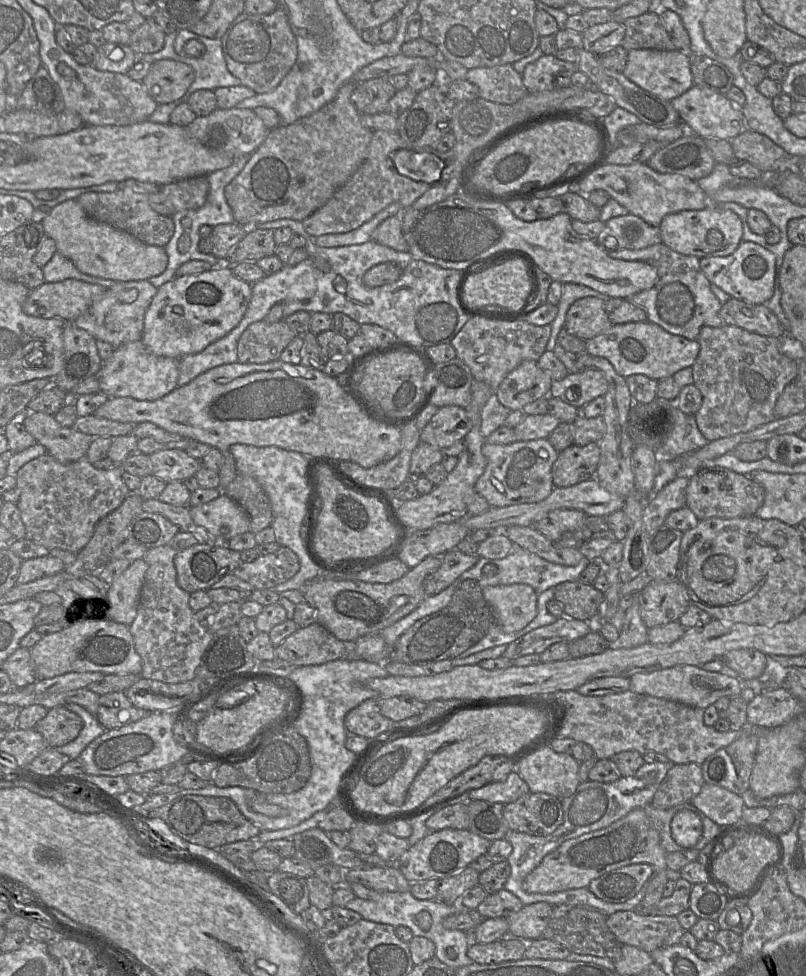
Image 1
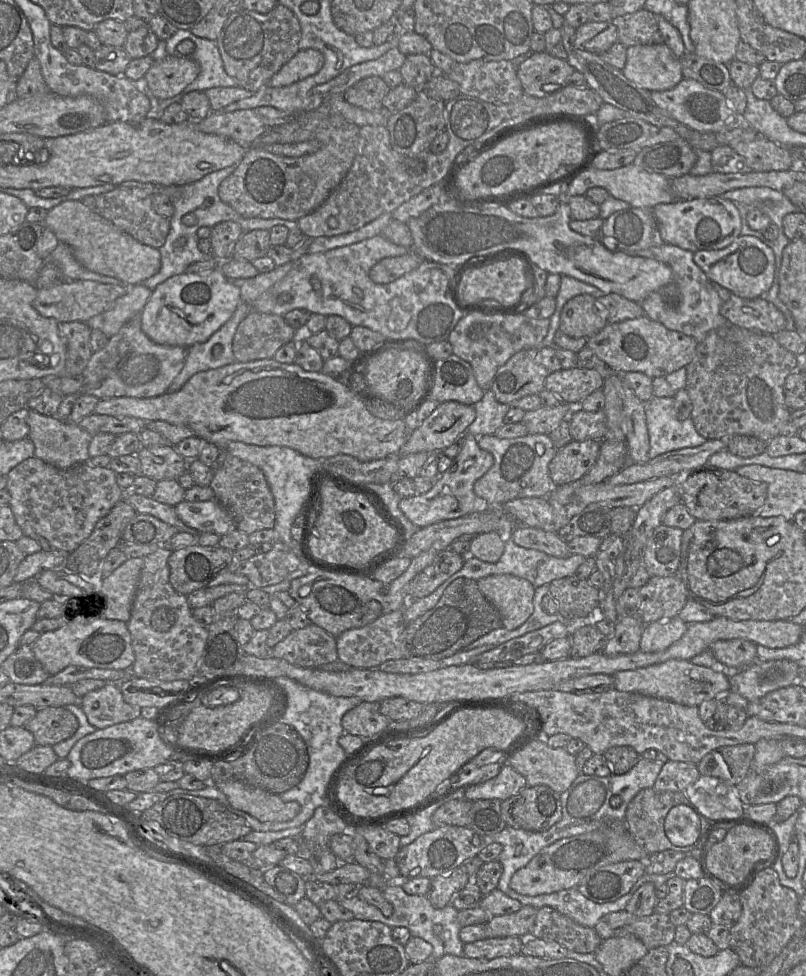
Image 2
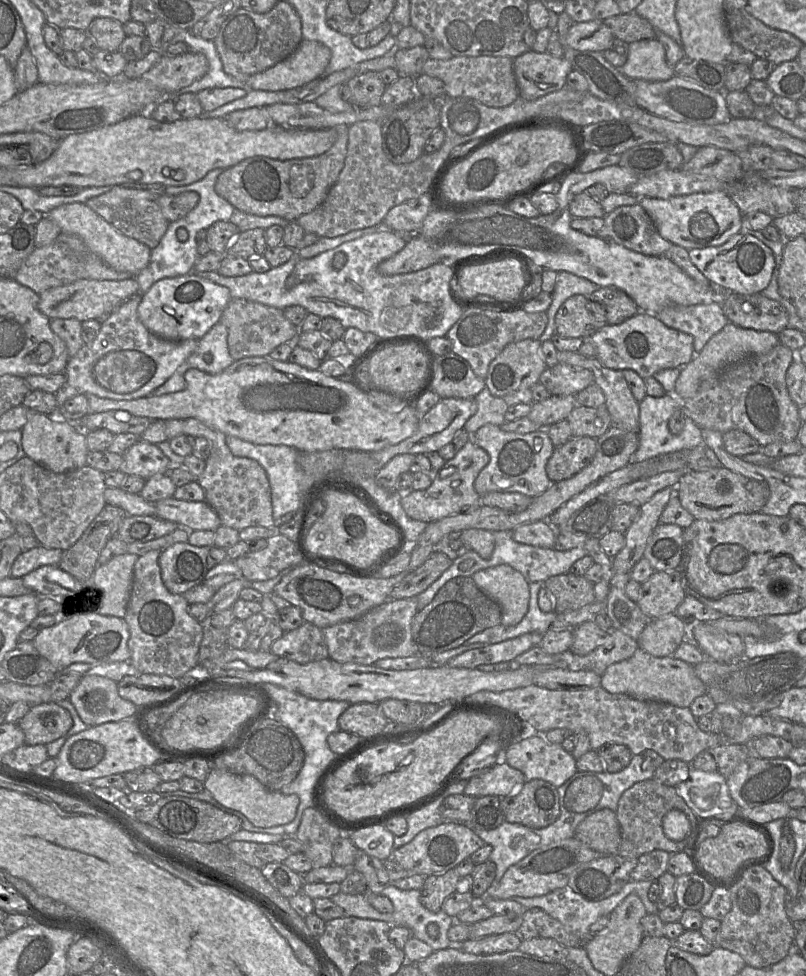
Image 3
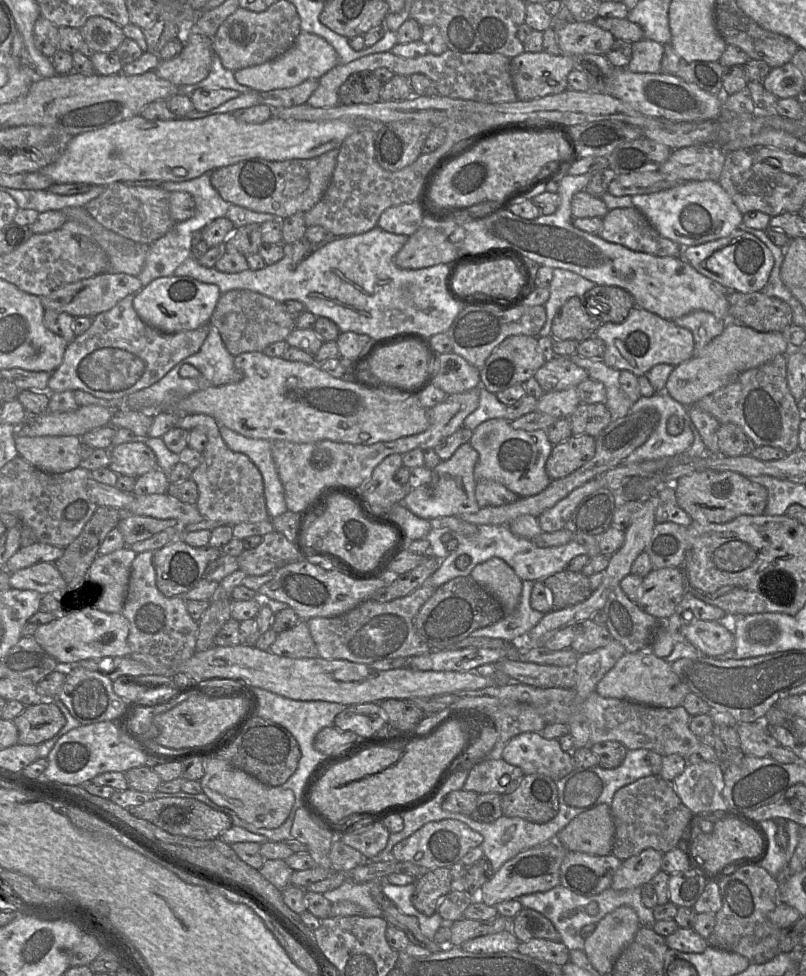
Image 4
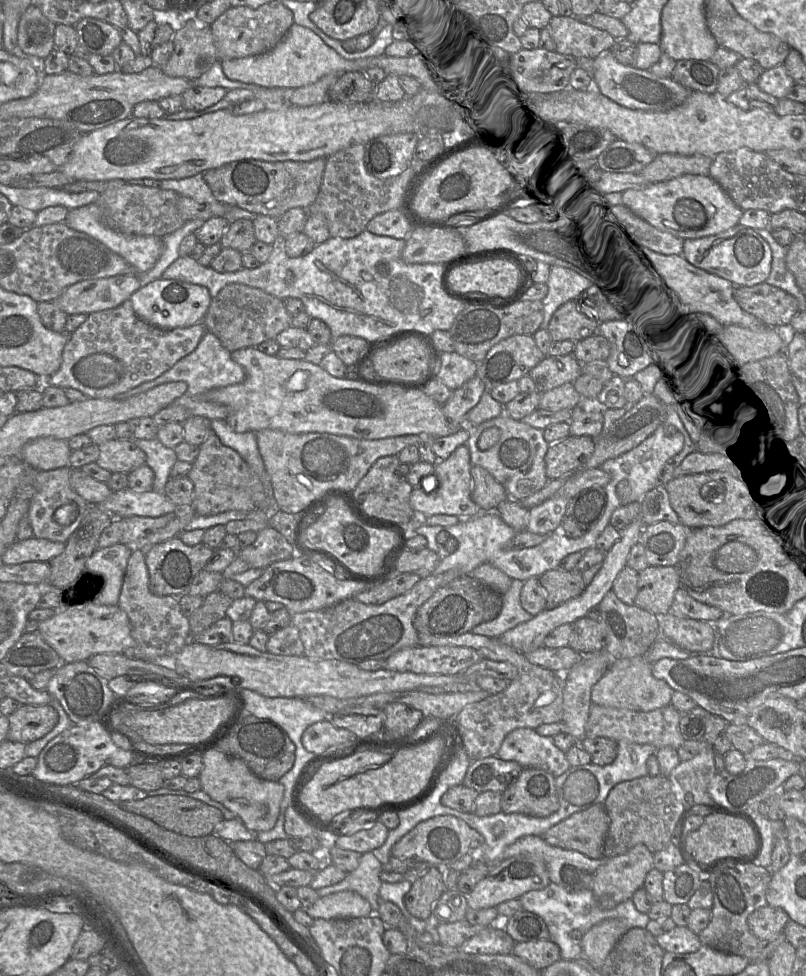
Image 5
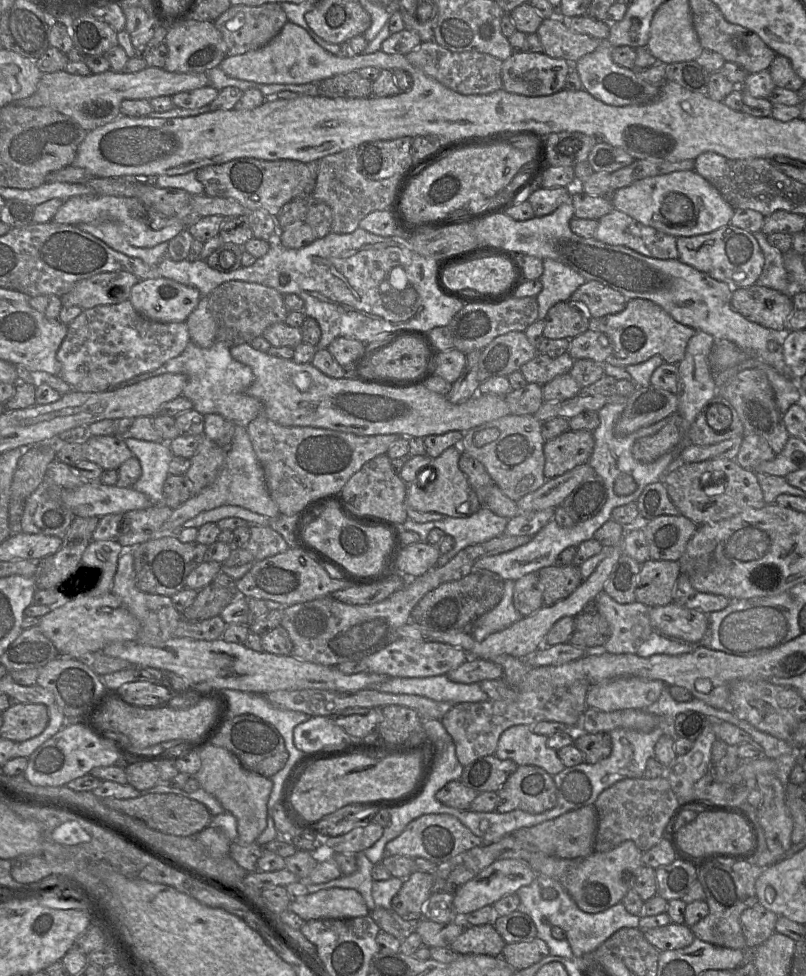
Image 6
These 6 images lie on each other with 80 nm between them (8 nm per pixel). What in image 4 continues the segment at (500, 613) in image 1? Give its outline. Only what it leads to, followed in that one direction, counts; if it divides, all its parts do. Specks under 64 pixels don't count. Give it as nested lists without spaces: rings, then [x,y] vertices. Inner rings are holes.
[[[491,558],[476,565],[471,576],[499,601],[504,616],[516,611],[522,592],[522,580],[505,561]]]

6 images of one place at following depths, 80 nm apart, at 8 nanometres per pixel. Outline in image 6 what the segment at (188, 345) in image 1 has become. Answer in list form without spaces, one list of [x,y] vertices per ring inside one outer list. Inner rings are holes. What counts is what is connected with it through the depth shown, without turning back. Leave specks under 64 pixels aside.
[[[167,278],[140,280],[130,293],[129,301],[141,316],[156,322],[186,322],[188,316],[197,307],[201,294],[198,289],[185,286]]]

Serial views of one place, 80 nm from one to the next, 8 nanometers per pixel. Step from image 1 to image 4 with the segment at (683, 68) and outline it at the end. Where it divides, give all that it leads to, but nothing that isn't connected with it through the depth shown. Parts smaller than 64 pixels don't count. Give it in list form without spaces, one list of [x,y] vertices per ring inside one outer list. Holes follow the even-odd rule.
[[[654,40],[632,43],[632,57],[626,69],[635,73],[660,73],[664,46]]]

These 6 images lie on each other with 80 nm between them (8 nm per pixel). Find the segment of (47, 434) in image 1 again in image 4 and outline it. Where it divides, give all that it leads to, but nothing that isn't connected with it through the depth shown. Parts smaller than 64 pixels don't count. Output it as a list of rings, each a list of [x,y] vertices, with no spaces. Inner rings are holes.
[[[17,436],[15,446],[23,459],[51,474],[79,467],[82,439],[78,436]]]

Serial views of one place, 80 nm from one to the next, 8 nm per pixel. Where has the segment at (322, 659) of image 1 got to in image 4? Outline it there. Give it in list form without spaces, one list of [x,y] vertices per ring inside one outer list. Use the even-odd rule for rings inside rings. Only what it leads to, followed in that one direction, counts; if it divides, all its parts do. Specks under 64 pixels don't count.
[[[304,620],[279,633],[269,651],[278,656],[295,659],[318,657],[317,647]]]

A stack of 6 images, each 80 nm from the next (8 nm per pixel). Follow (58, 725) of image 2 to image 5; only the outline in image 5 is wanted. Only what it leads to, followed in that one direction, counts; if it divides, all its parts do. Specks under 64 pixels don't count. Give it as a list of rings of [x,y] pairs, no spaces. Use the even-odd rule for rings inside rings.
[[[24,704],[9,715],[8,719],[6,740],[29,744],[52,731],[59,717],[57,711],[49,704]]]

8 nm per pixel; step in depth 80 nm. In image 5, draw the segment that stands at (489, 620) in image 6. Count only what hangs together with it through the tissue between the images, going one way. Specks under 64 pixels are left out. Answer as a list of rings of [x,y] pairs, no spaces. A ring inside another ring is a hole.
[[[512,579],[510,588],[503,595],[503,606],[500,614],[493,620],[475,626],[471,632],[489,638],[500,638],[506,631],[532,619],[520,603],[520,594],[524,582]]]

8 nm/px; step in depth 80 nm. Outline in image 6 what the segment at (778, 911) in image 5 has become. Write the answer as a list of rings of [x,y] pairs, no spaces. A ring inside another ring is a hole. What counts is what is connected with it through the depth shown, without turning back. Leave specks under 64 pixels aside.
[[[760,904],[746,909],[740,916],[740,924],[746,939],[747,948],[756,948],[773,933],[779,915]]]

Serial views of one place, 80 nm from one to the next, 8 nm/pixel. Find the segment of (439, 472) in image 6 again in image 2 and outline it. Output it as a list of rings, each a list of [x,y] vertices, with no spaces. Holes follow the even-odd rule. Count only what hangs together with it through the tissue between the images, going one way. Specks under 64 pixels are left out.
[[[467,432],[463,446],[453,459],[450,468],[439,474],[434,480],[433,487],[427,493],[410,498],[401,498],[399,508],[406,518],[418,528],[469,515],[480,505],[480,501],[474,492],[474,484],[493,464],[492,454],[481,449],[478,445],[478,437]]]

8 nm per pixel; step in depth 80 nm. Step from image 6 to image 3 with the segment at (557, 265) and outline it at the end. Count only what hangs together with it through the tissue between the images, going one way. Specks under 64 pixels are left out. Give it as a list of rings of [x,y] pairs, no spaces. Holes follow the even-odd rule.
[[[560,271],[557,274],[555,288],[551,293],[552,302],[547,314],[547,326],[539,338],[540,342],[551,340],[555,333],[555,317],[561,305],[573,295],[589,296],[599,288],[598,285],[586,278],[579,277],[575,274]]]

